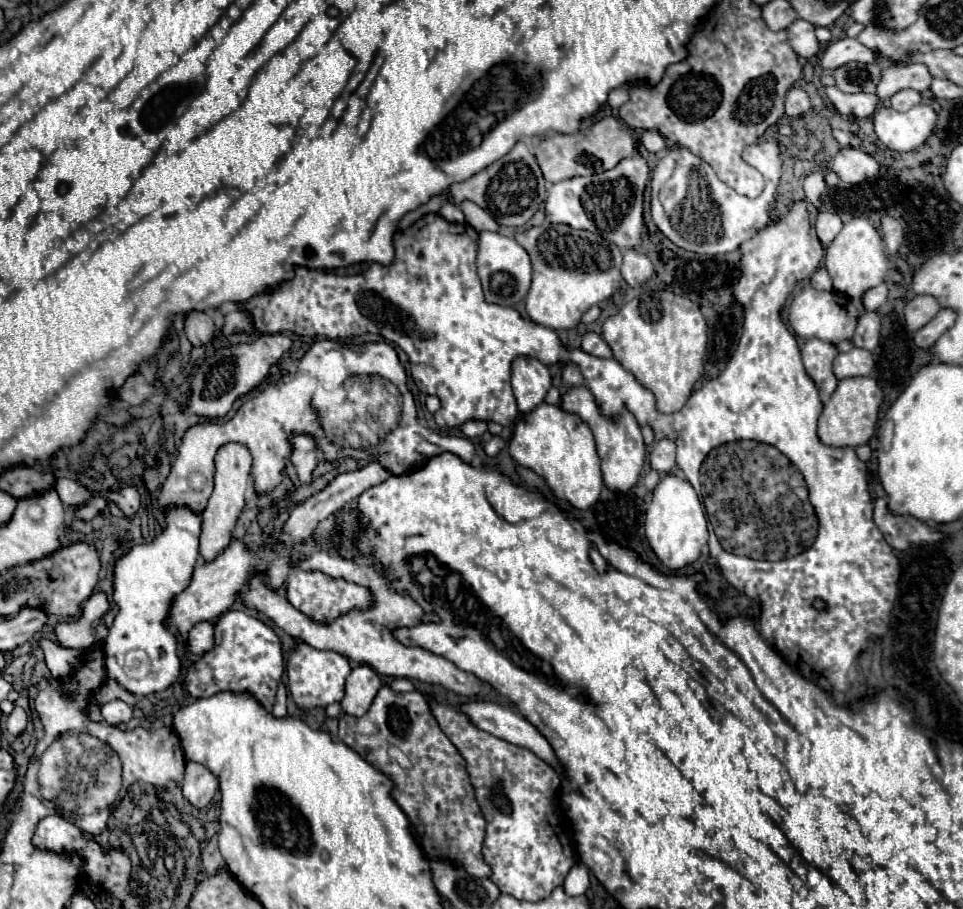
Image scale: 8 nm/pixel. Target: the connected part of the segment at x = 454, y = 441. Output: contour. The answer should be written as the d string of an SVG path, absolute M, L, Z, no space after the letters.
M445 435L443 443L441 443L439 439L433 439L433 443L435 443L435 445L441 445L443 451L455 453L457 457L461 457L461 459L467 461L467 463L471 461L473 451L475 451L475 447L473 447L473 443L471 443L469 439L461 439L461 437L455 437L455 435Z

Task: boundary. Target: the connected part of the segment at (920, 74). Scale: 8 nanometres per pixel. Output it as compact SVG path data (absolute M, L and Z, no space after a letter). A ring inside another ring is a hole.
M909 63L909 65L895 65L895 67L883 67L881 81L877 85L879 99L889 99L895 95L895 91L901 89L915 89L915 91L927 91L933 77L923 67L923 63Z

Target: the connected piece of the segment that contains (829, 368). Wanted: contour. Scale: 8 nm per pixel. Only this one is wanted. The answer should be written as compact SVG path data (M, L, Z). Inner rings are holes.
M807 339L801 353L809 377L815 381L821 395L829 397L839 383L833 373L833 359L835 355L839 355L837 345L823 343L821 339Z

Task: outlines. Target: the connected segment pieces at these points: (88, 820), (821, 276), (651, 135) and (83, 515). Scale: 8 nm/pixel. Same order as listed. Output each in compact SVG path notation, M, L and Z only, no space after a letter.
M101 810L91 815L84 815L77 819L77 827L89 835L97 835L105 829L111 810Z
M819 267L819 269L811 275L809 285L815 287L815 289L821 289L821 291L833 291L833 283L831 283L831 277L827 275L827 269L825 269L825 267Z
M643 131L641 135L641 145L651 151L651 153L657 153L665 147L665 139L657 133L657 131Z
M95 497L95 499L87 501L85 505L77 507L77 509L75 509L75 517L81 519L81 521L91 521L91 519L97 517L105 507L107 507L107 501L101 499L101 497Z

